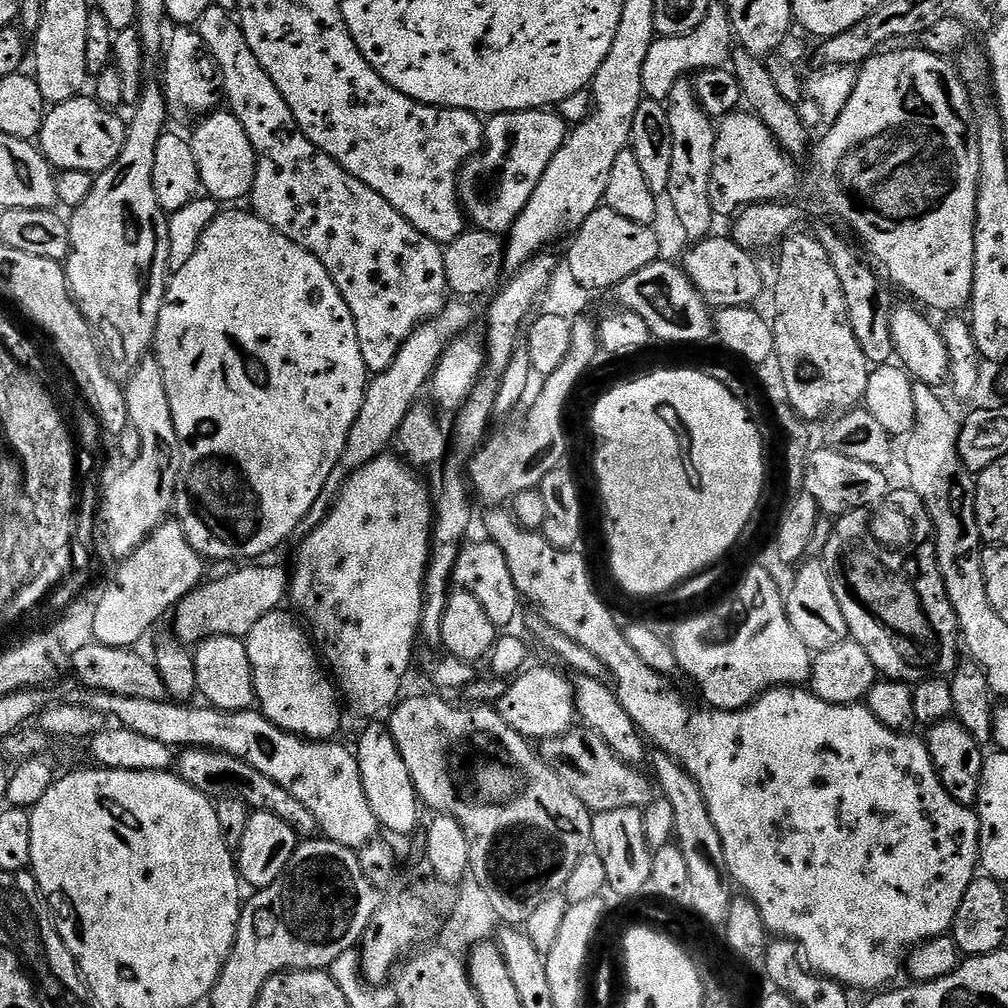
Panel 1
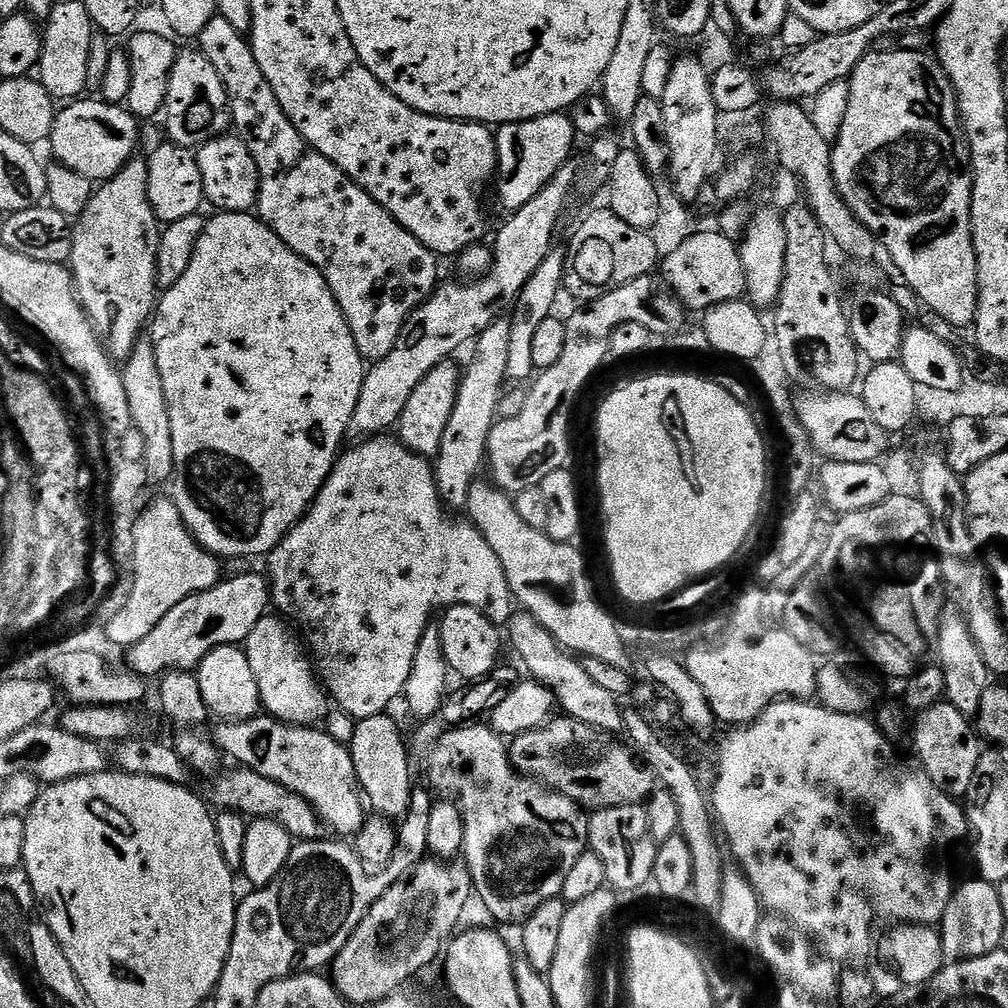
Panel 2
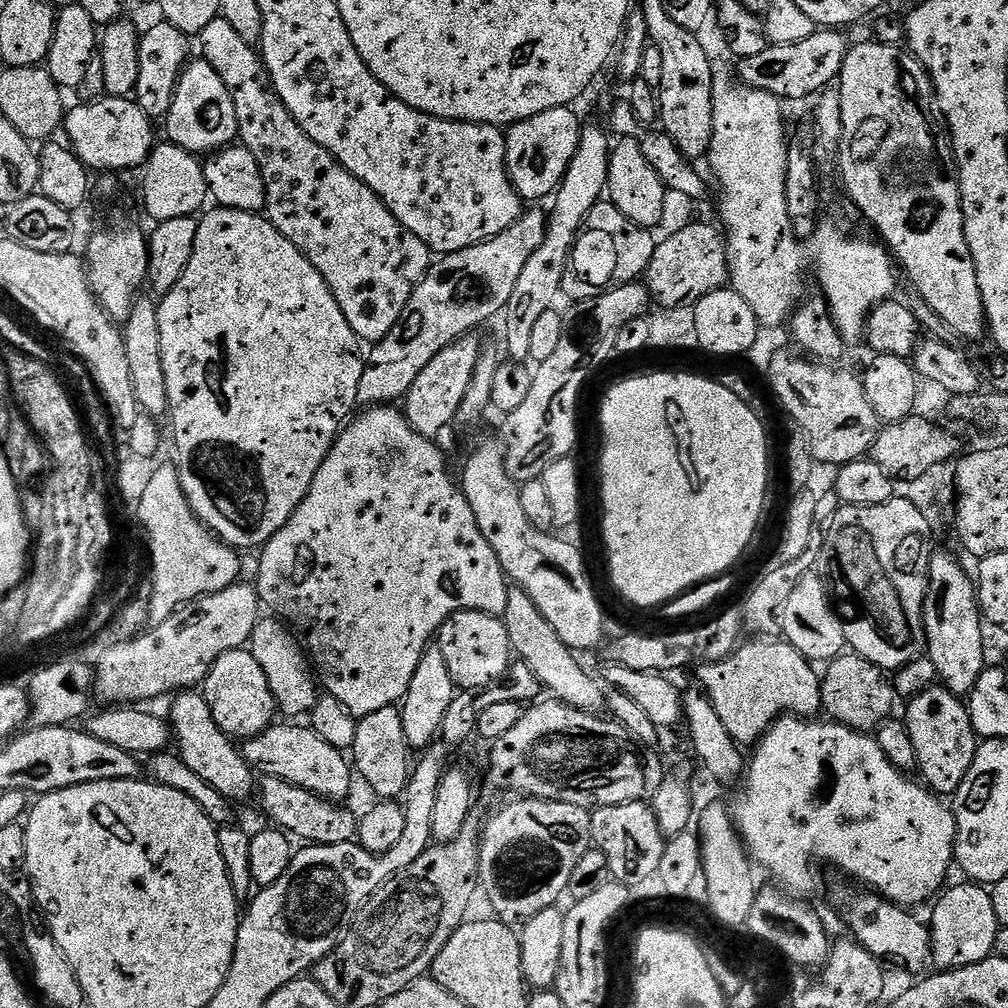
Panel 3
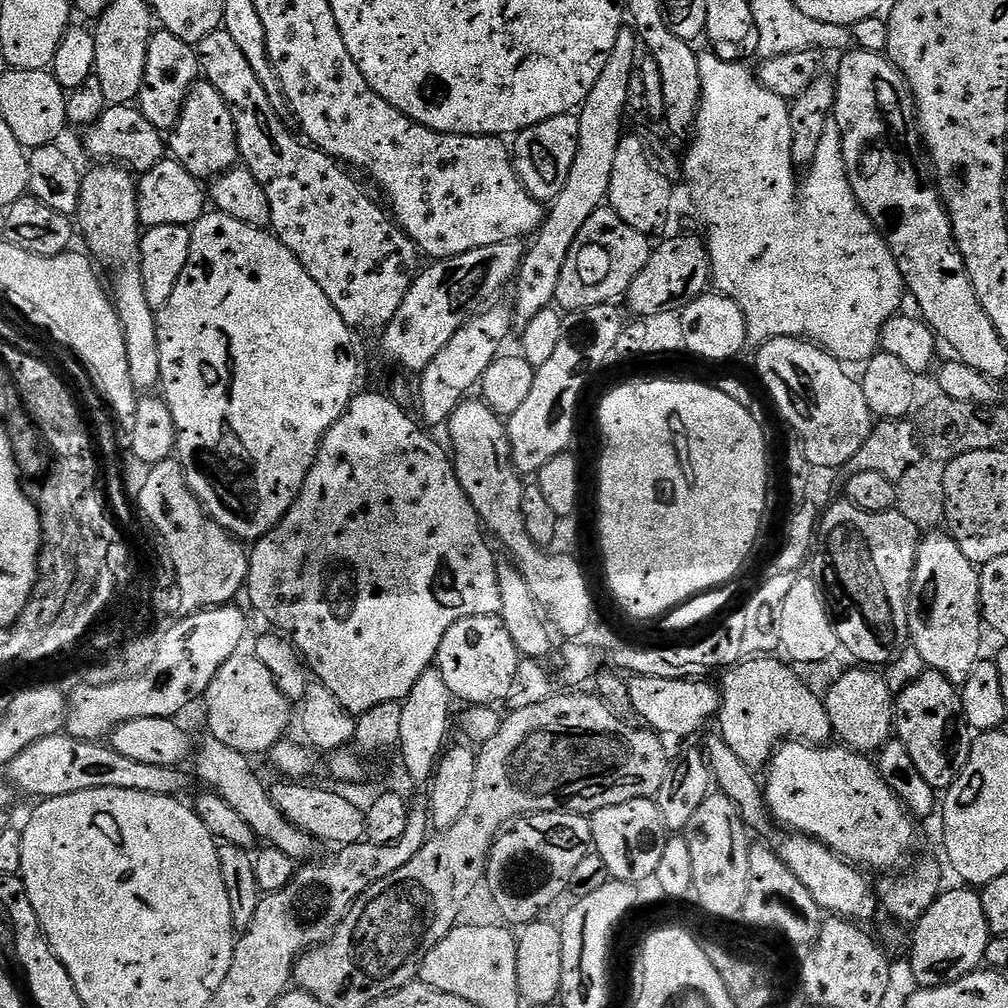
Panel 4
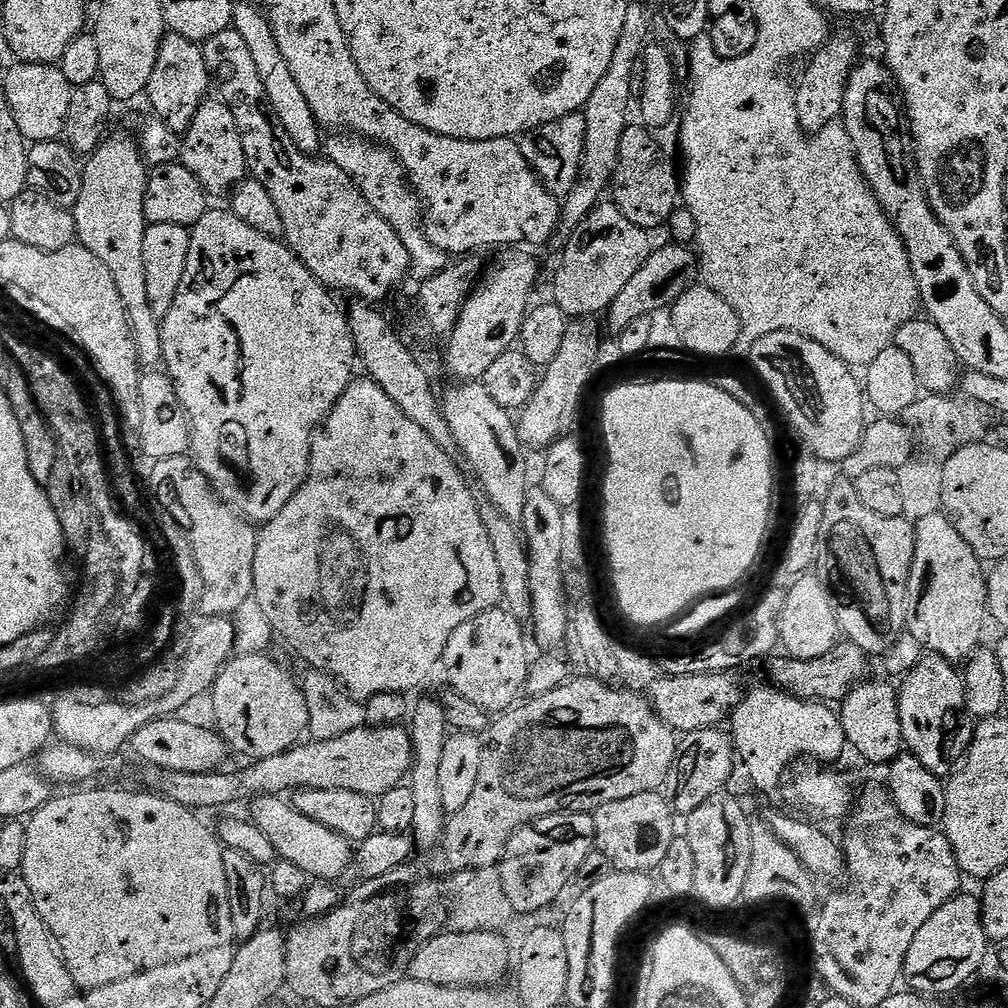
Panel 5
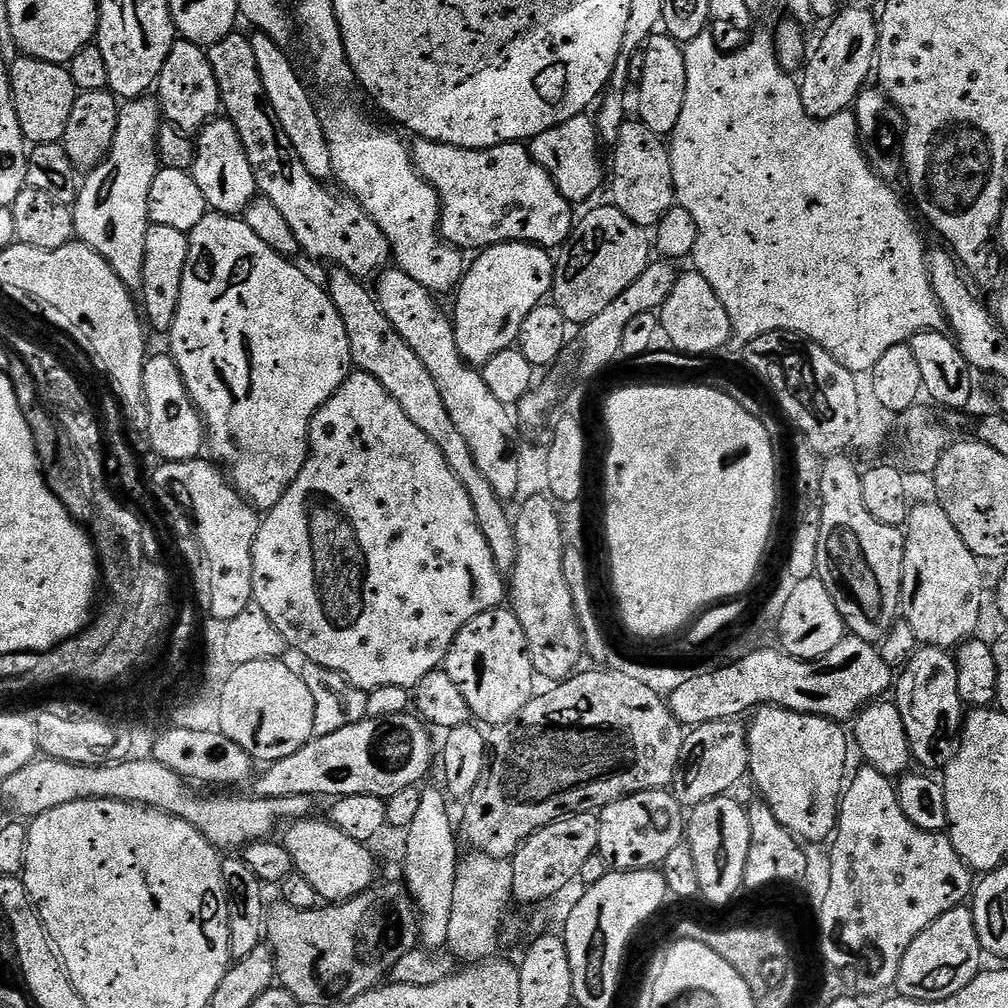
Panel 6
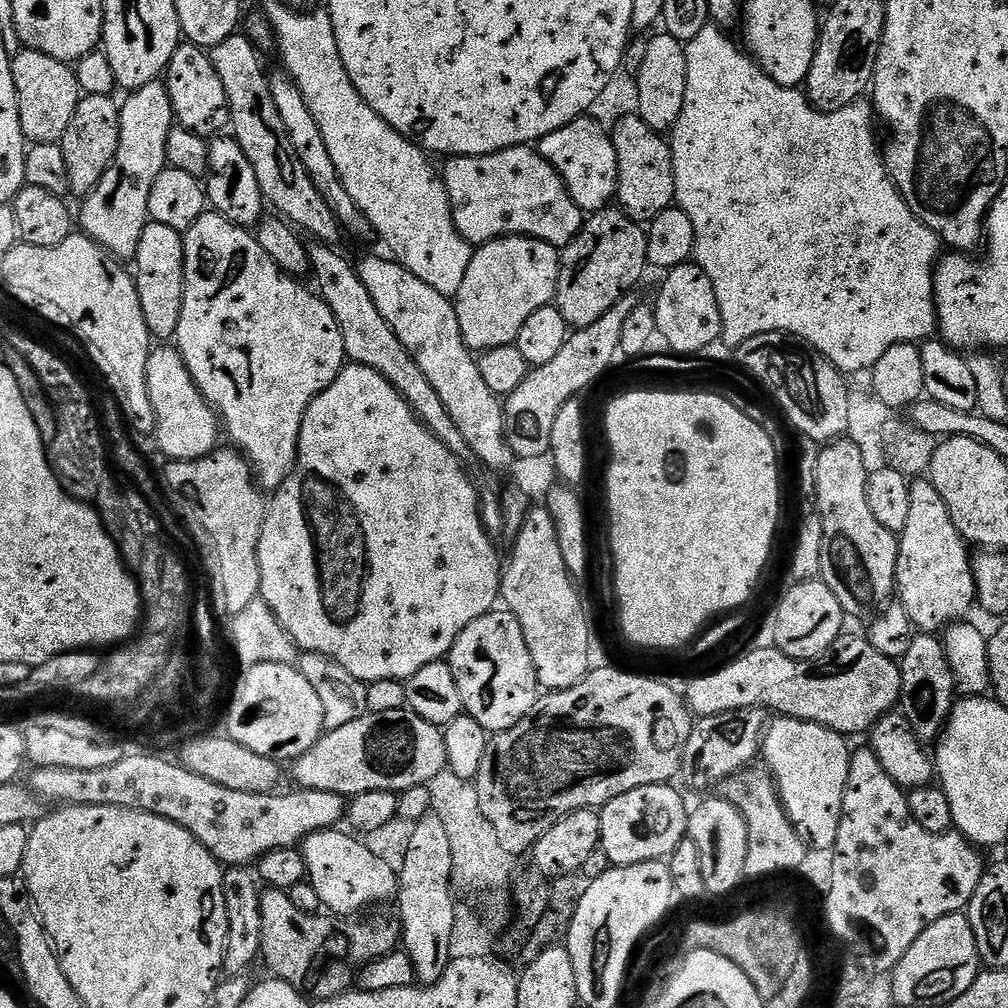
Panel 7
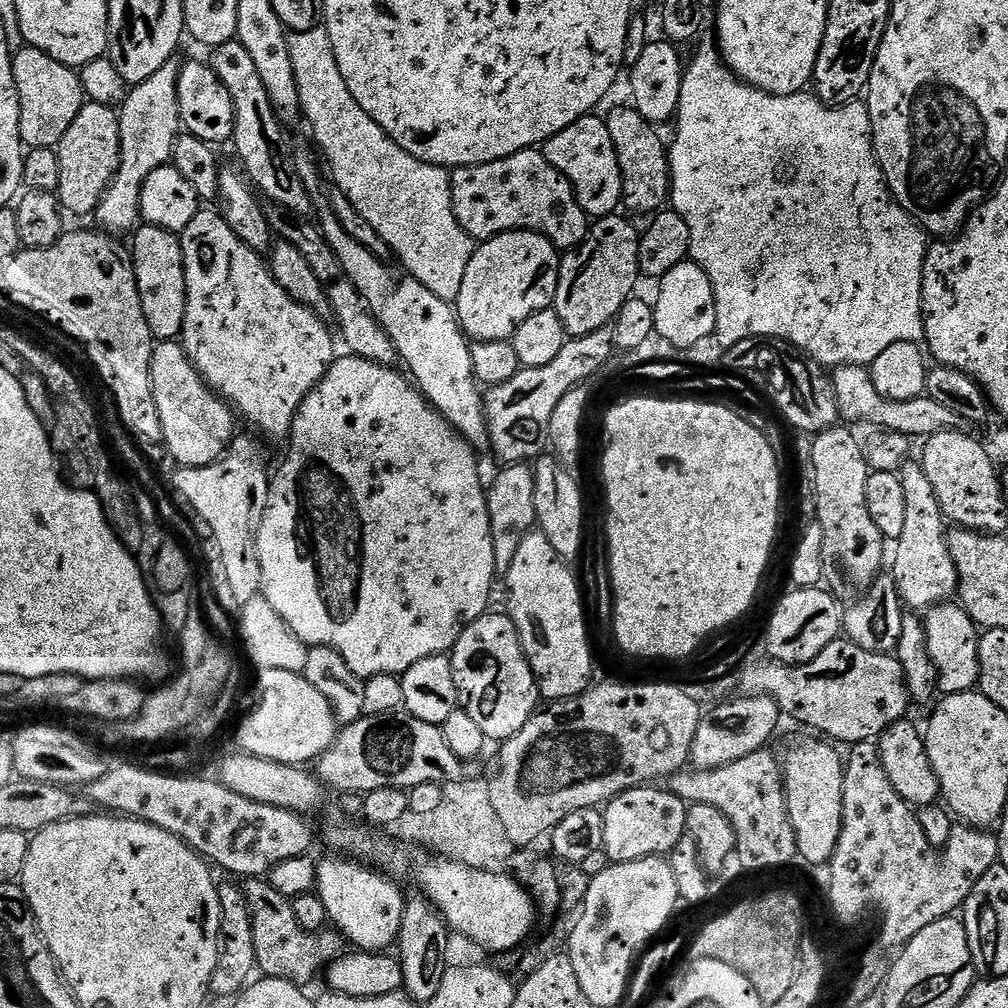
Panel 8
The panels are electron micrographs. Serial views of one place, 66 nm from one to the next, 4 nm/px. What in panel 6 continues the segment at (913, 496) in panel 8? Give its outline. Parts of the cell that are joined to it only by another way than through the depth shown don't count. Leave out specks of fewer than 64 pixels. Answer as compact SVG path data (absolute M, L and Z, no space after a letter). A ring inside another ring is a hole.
M939 502L932 504L913 503L912 513L908 516L906 531L906 554L902 566L902 594L900 606L902 620L914 630L917 641L930 648L959 649L966 640L977 635L976 627L980 624L980 615L984 612L984 572L981 561L962 542L962 534L954 530L950 514Z

